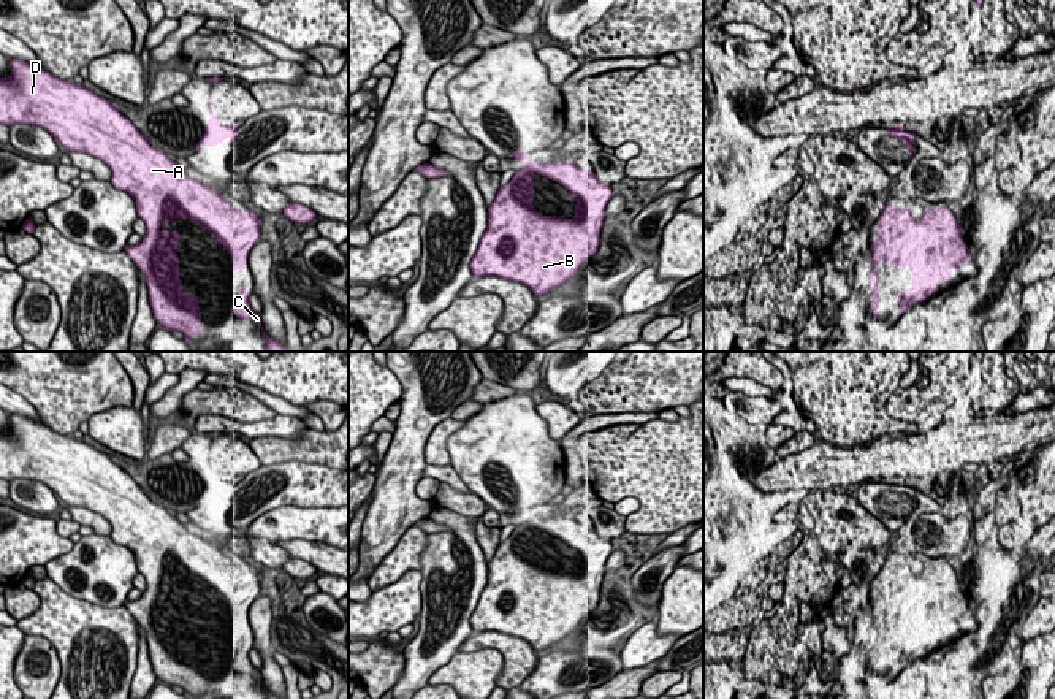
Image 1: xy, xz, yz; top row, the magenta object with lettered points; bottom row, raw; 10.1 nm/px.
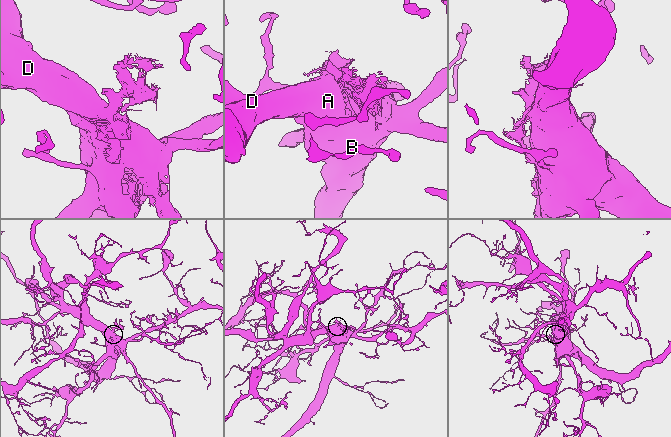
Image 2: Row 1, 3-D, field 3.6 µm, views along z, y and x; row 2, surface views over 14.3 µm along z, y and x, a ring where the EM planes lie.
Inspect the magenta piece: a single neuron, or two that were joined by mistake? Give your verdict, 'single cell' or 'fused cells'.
single cell

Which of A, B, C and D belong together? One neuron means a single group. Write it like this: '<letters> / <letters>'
A B C D

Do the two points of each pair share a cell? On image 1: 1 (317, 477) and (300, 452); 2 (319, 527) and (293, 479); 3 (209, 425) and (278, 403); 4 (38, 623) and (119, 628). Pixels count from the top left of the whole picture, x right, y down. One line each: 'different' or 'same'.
1: different
2: different
3: different
4: same

